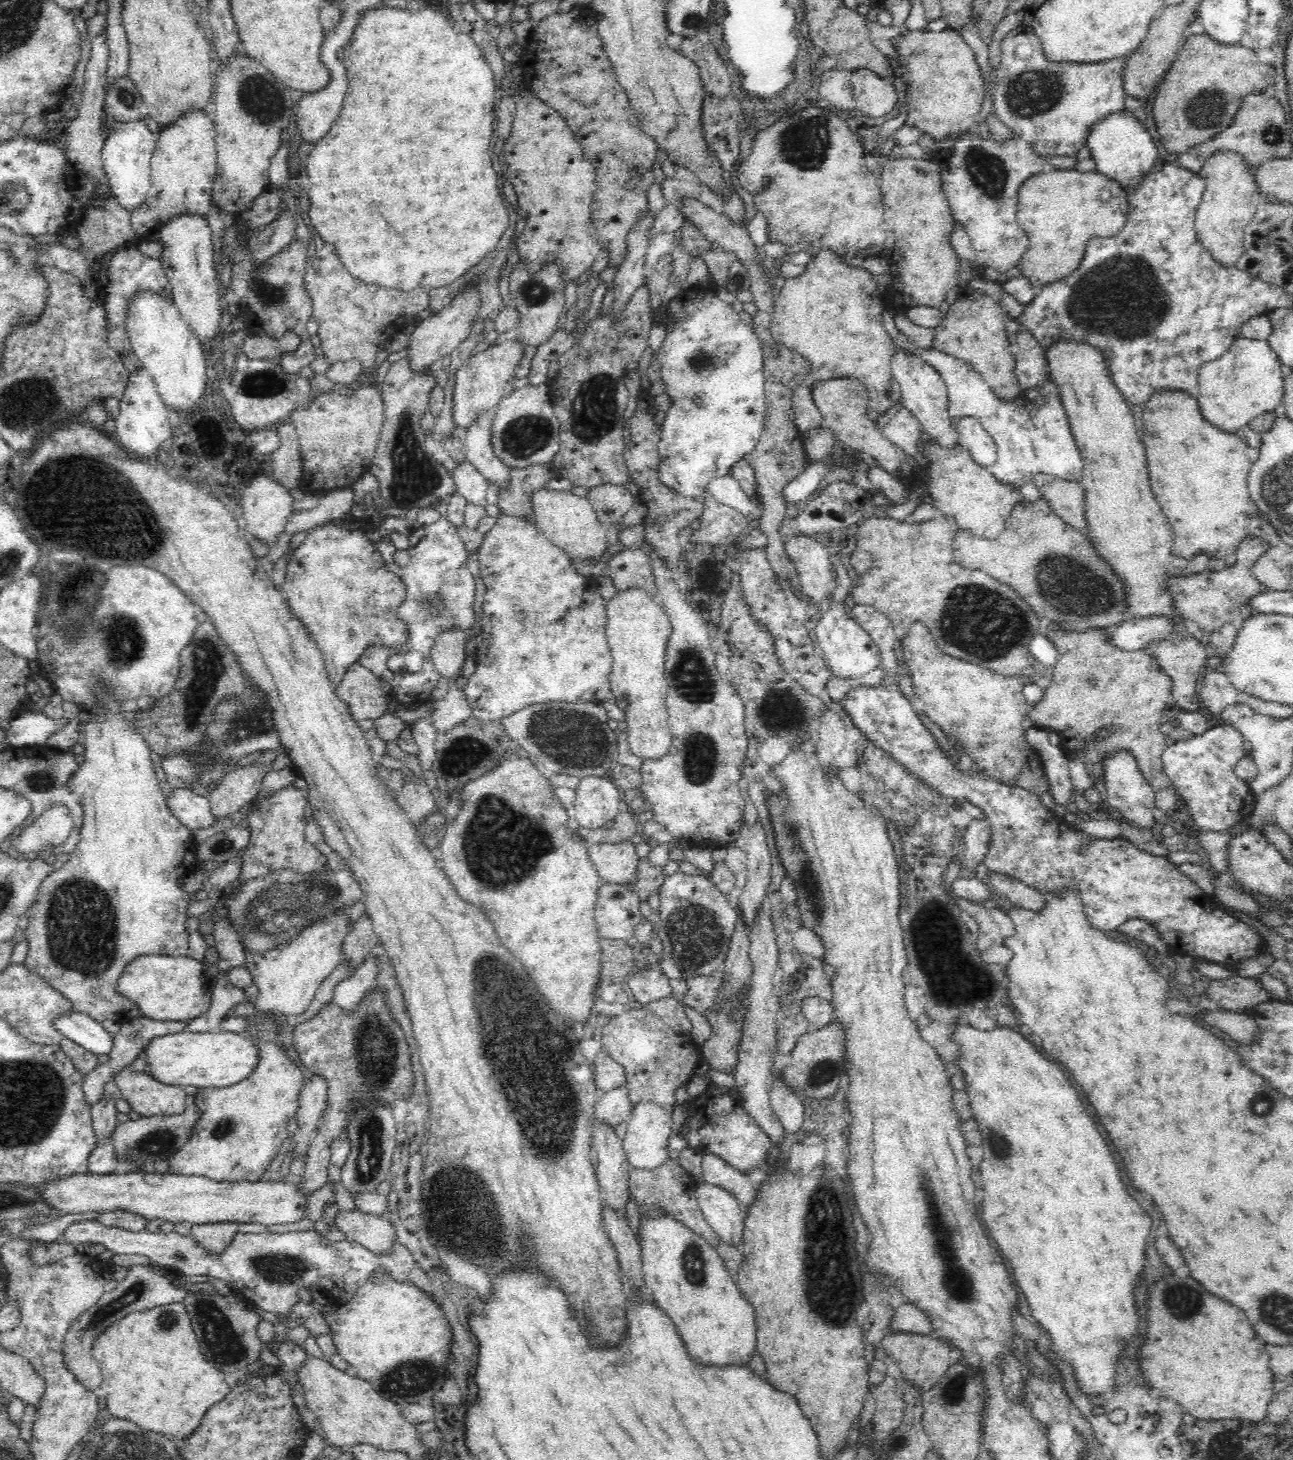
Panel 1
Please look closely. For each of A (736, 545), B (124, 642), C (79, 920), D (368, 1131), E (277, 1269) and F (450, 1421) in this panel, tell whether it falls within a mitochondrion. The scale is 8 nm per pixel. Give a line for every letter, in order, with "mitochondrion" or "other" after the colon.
A: other
B: mitochondrion
C: mitochondrion
D: mitochondrion
E: mitochondrion
F: other

